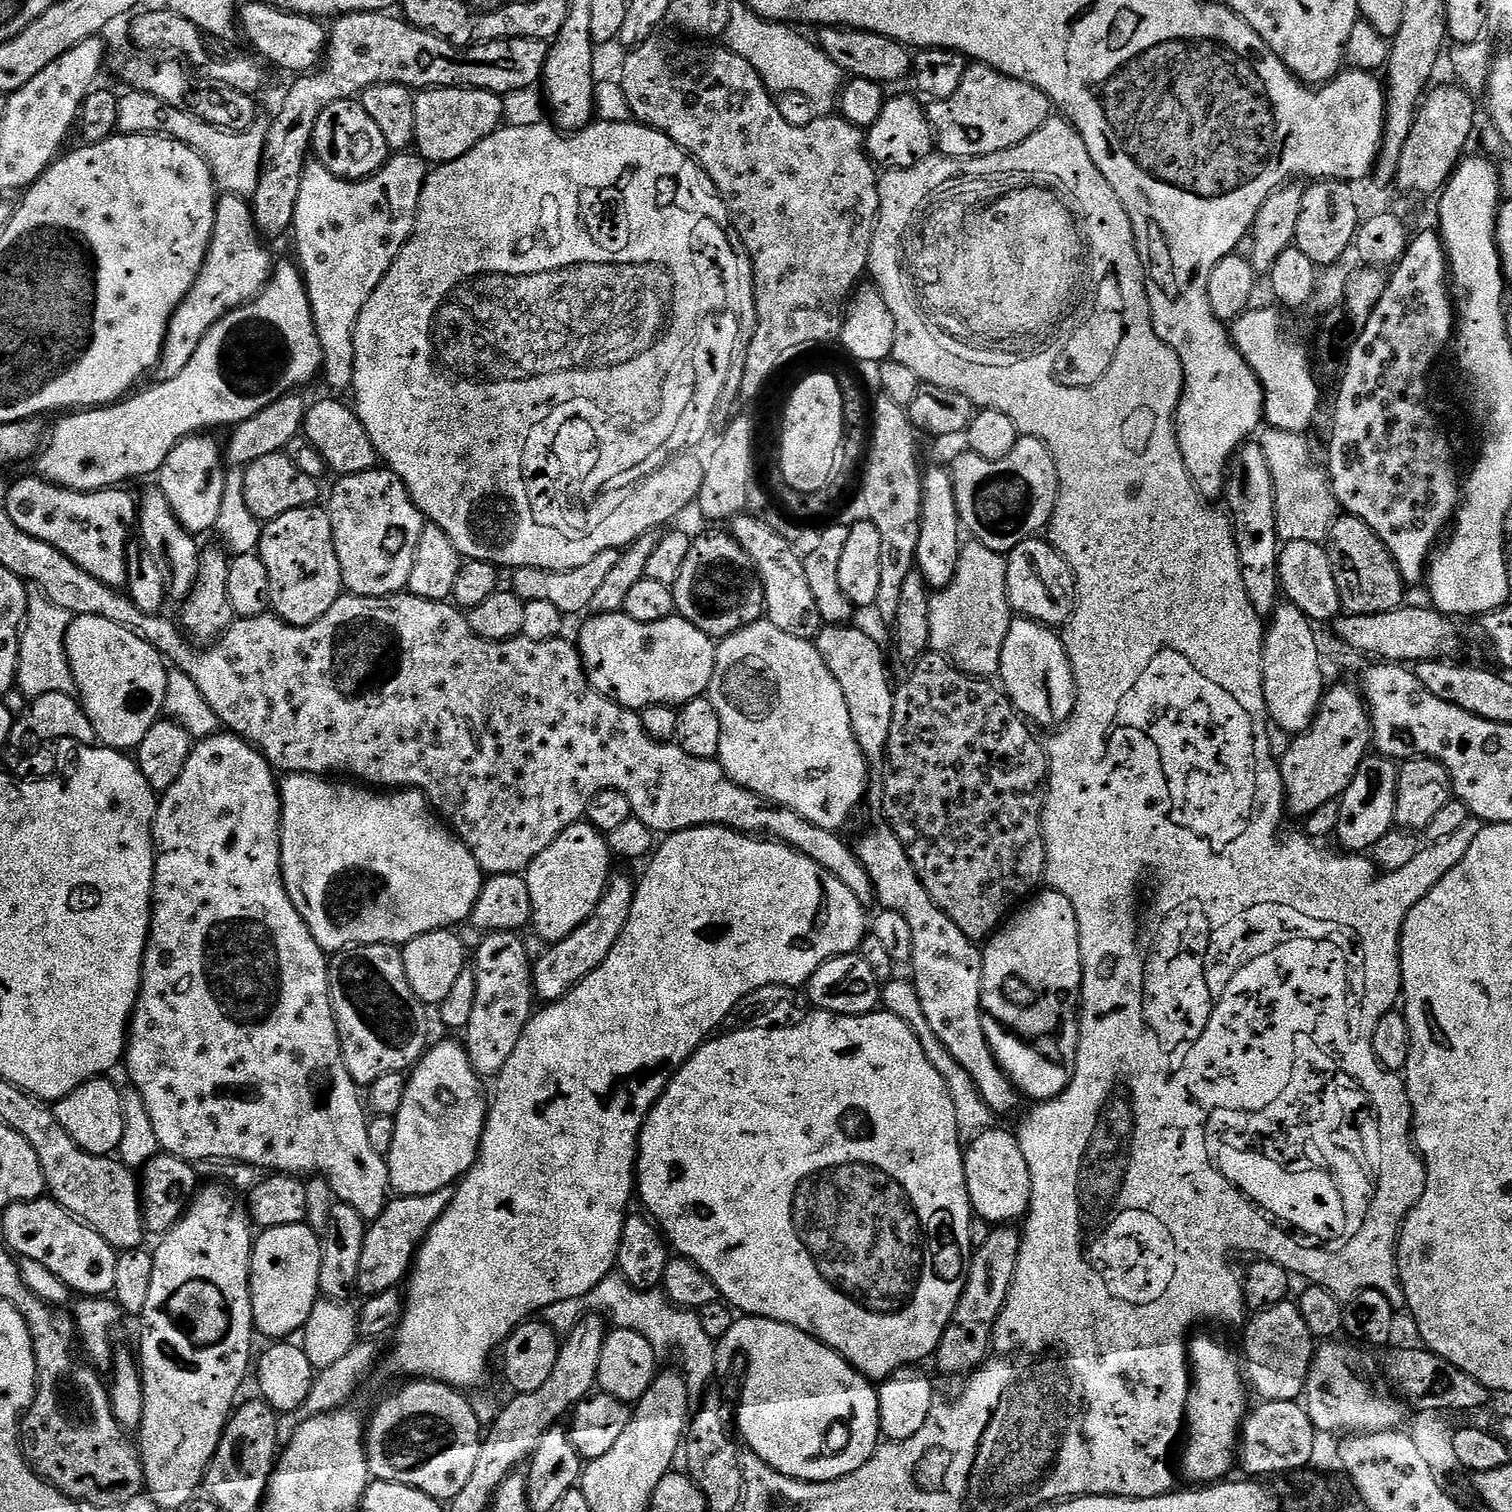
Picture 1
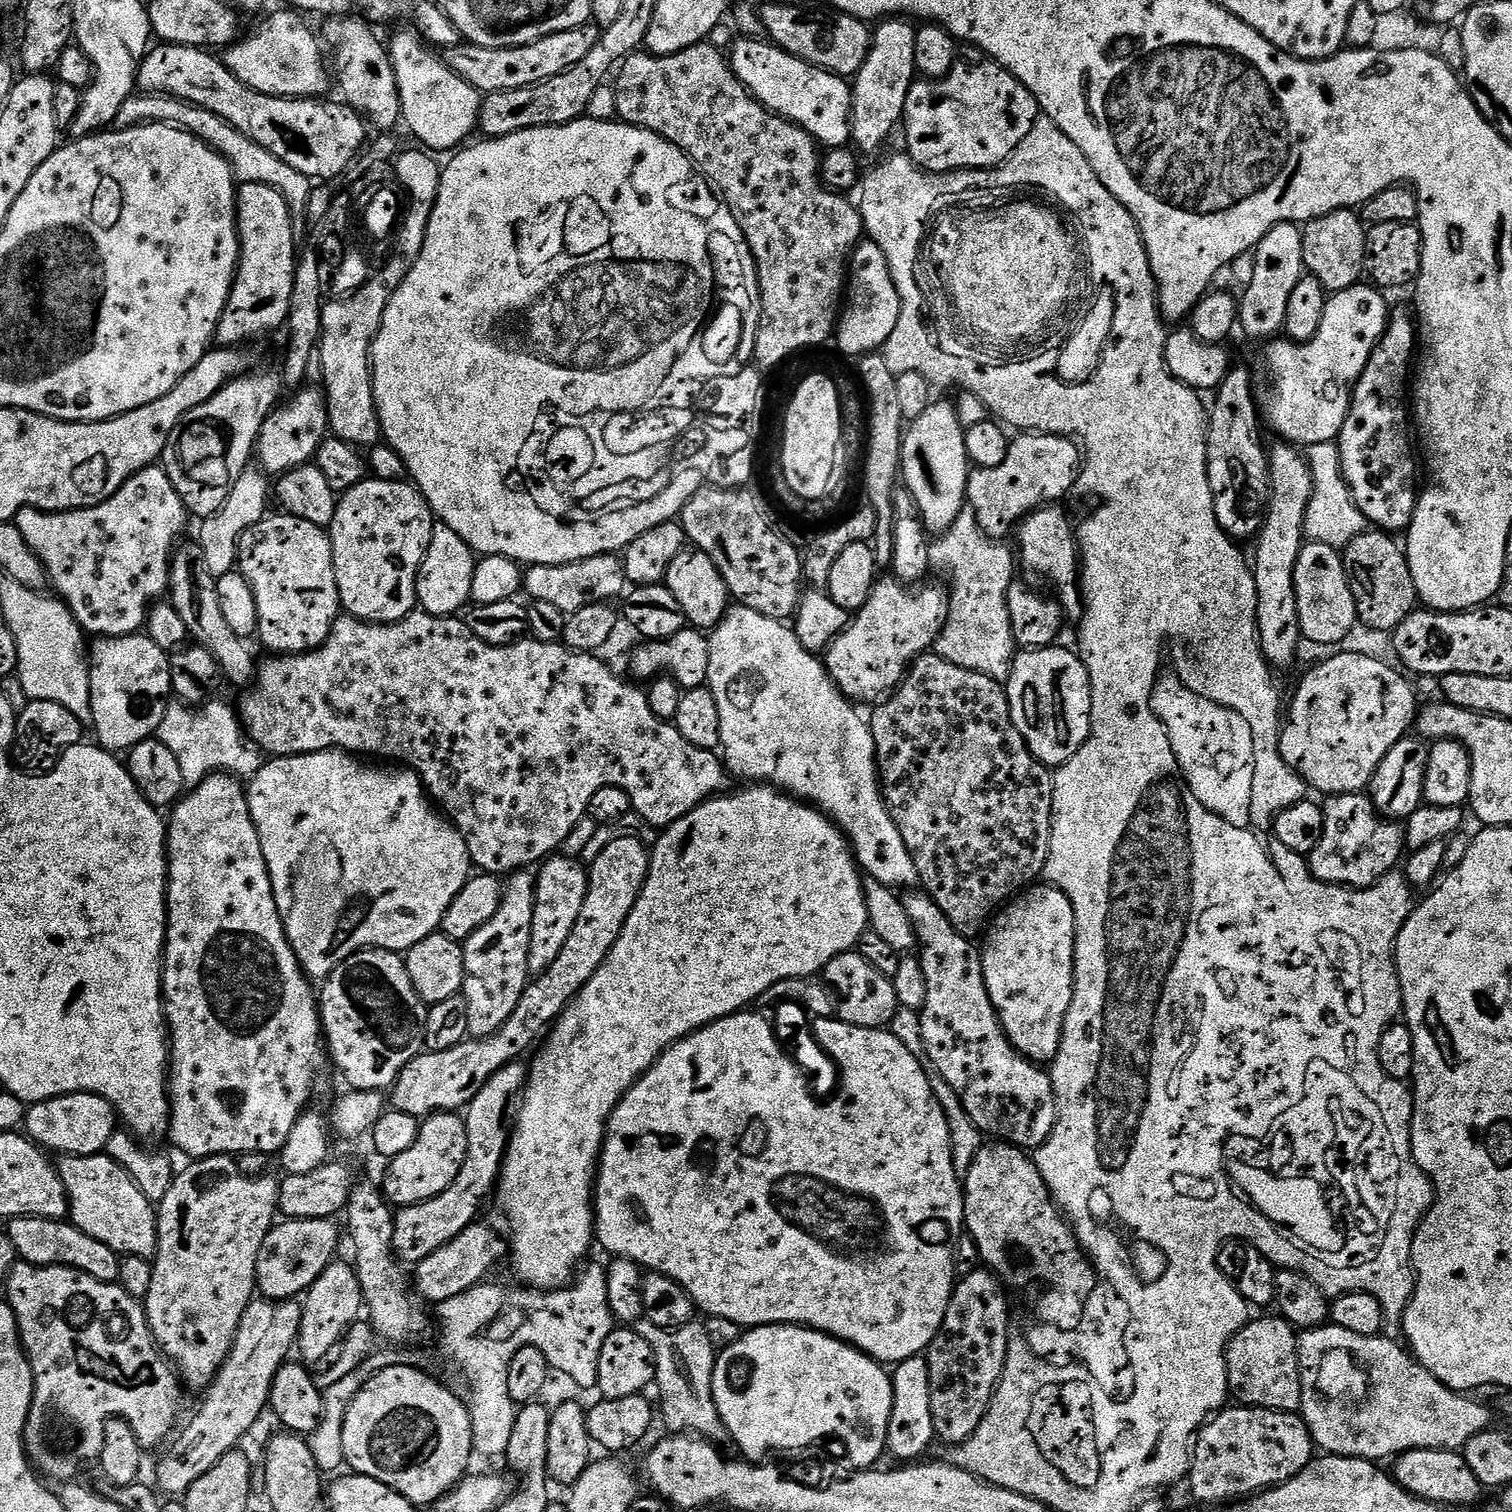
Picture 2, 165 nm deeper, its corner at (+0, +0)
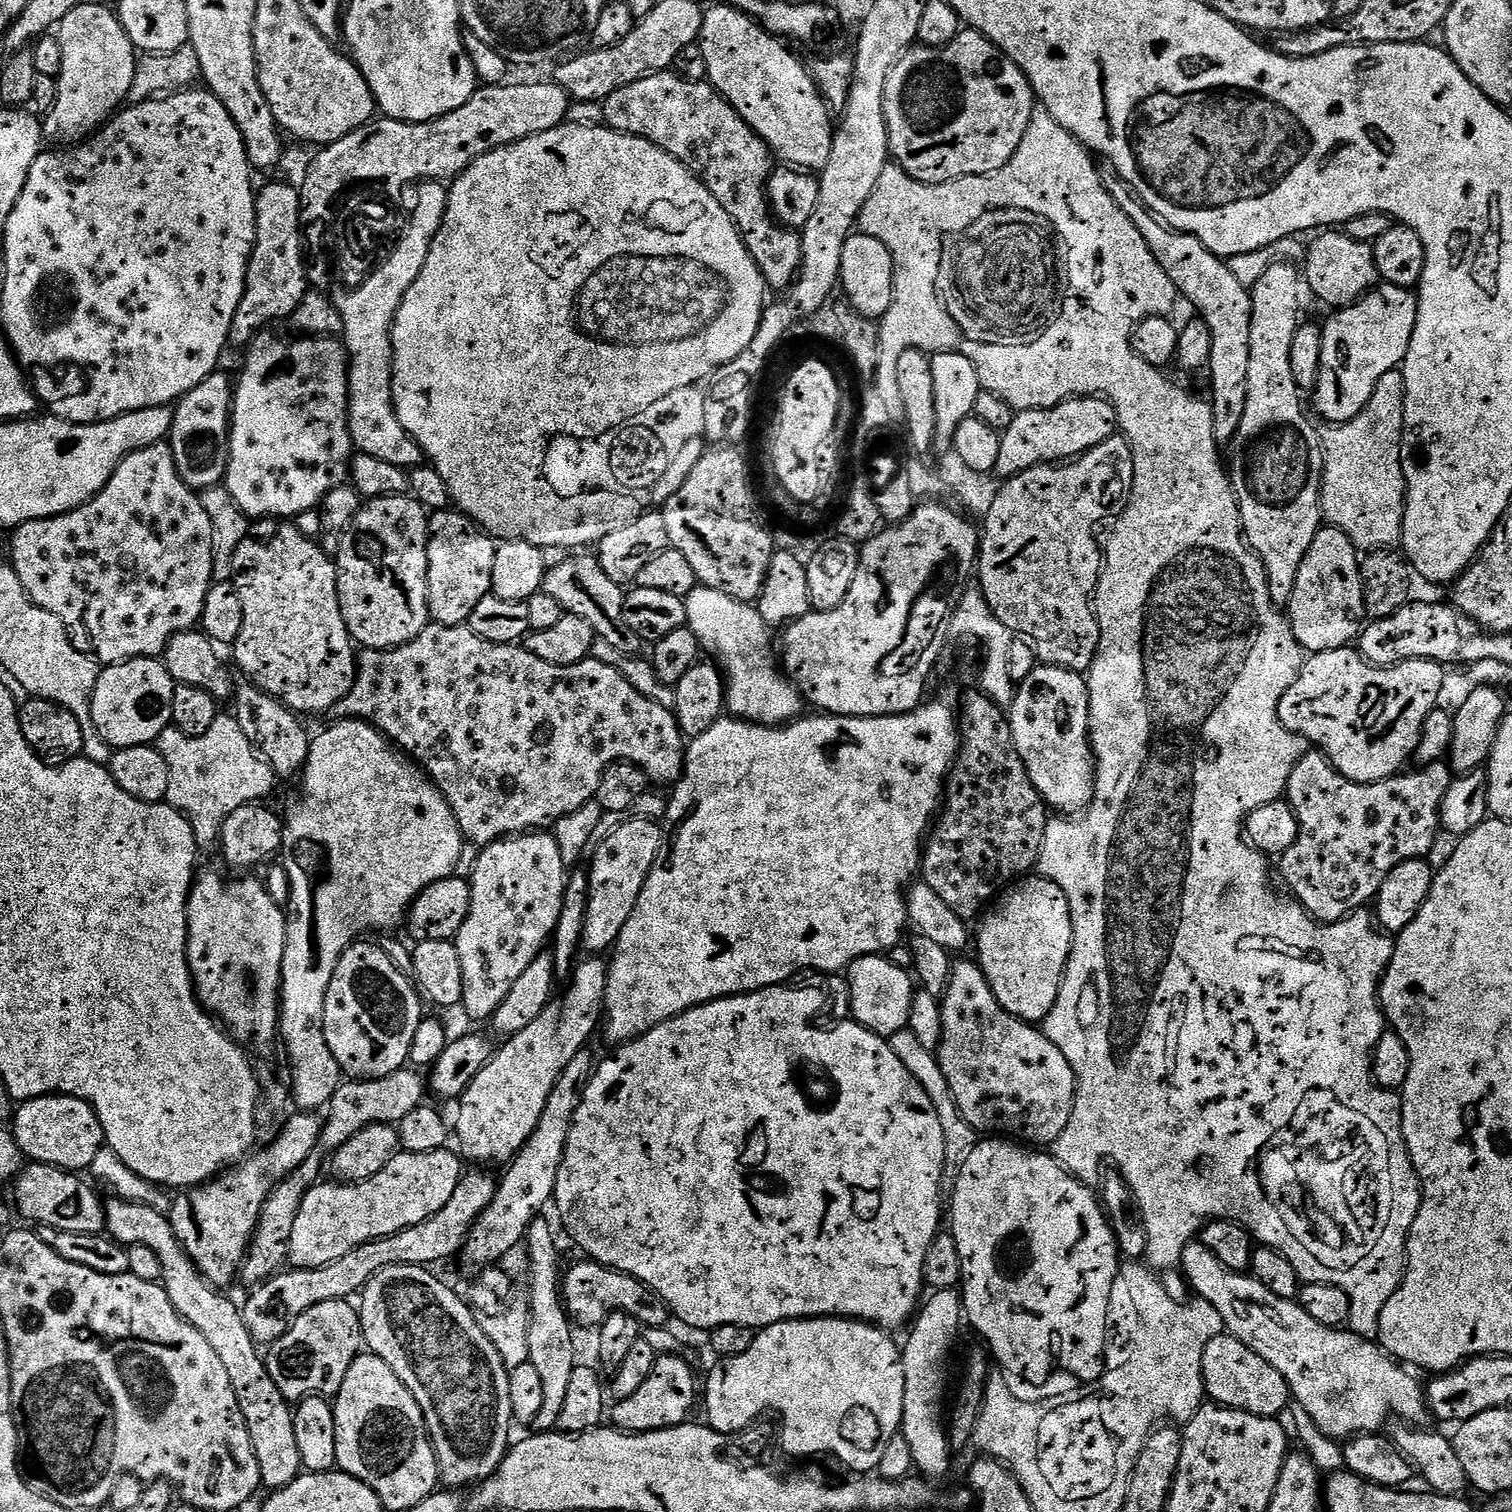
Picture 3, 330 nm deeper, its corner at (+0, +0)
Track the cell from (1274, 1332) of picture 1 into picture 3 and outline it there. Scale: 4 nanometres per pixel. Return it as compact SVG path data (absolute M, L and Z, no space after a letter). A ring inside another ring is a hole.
M1221 1334L1214 1337L1210 1346L1206 1346L1206 1354L1202 1358L1202 1370L1204 1371L1204 1391L1207 1399L1225 1408L1237 1408L1255 1416L1276 1418L1281 1415L1279 1412L1290 1404L1286 1378L1282 1378L1282 1374L1278 1374L1278 1370L1274 1370L1274 1366L1270 1366L1270 1362L1266 1362L1266 1358L1262 1358L1254 1350L1250 1350L1250 1346L1246 1346L1237 1336Z

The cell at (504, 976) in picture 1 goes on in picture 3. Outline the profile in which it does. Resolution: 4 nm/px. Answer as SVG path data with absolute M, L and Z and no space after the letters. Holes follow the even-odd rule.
M548 830L505 836L503 840L483 845L479 852L480 857L470 875L470 914L466 914L466 922L462 922L462 930L458 930L454 943L458 962L462 962L462 1009L470 1019L488 1022L498 1006L502 1006L506 994L510 994L514 982L518 982L518 977L526 971L526 966L530 966L552 940L558 914L562 914L566 865L562 862L560 843Z

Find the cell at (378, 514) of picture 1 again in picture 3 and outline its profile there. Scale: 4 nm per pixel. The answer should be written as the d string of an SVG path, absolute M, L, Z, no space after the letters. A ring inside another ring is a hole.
M411 495L369 500L342 538L336 561L336 589L346 630L361 649L397 648L409 644L430 623L428 614L428 517L430 513Z

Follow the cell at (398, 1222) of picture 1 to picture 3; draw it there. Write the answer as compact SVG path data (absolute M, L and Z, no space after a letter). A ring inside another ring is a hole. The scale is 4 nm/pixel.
M592 954L581 959L574 969L574 975L567 981L568 989L564 993L559 993L558 998L554 998L526 1026L526 1030L518 1030L518 1034L507 1037L503 1041L504 1045L497 1047L492 1053L490 1062L482 1066L478 1078L470 1082L467 1090L460 1095L458 1104L460 1113L454 1120L454 1136L460 1139L460 1144L468 1148L468 1156L476 1166L492 1166L488 1164L507 1165L518 1153L524 1149L524 1144L534 1134L538 1122L542 1118L542 1110L546 1110L546 1102L550 1098L550 1090L558 1082L562 1070L570 1066L570 1058L578 1054L589 1043L595 1032L601 1027L605 1019L604 1003L606 1002L606 990L608 989L608 963L603 955Z

